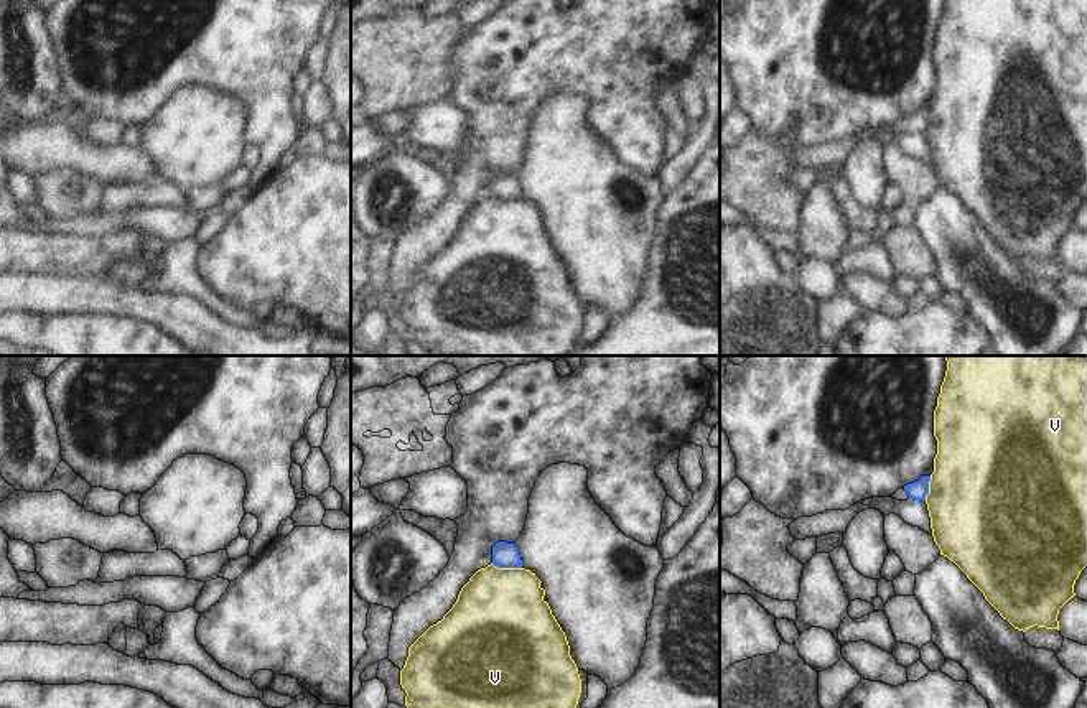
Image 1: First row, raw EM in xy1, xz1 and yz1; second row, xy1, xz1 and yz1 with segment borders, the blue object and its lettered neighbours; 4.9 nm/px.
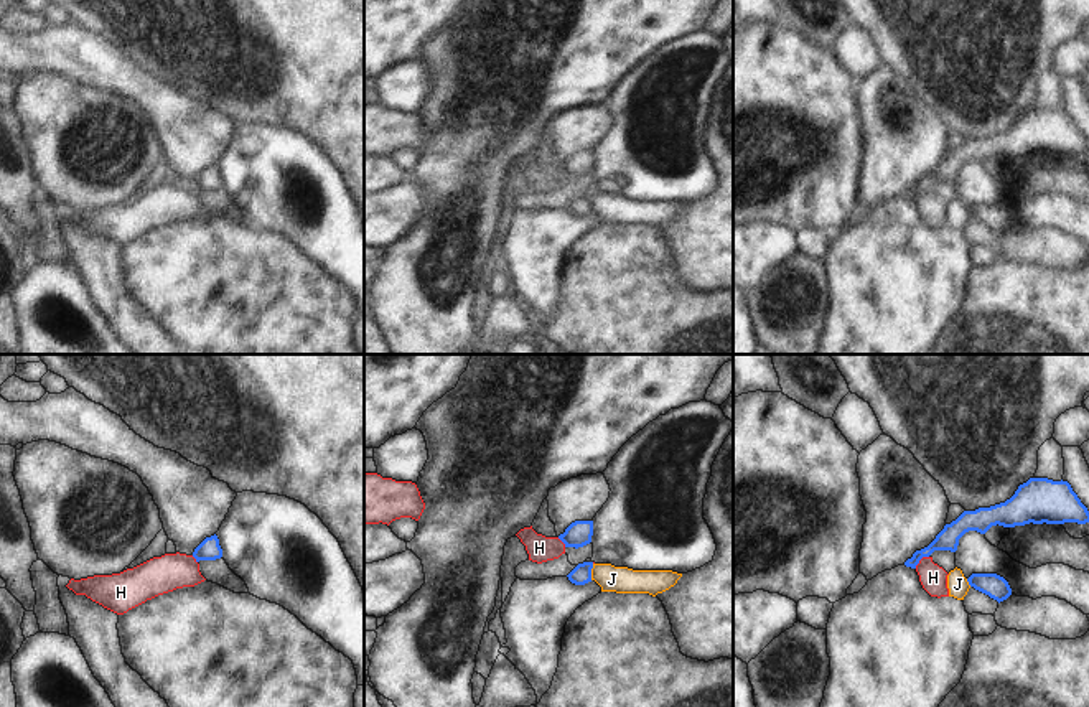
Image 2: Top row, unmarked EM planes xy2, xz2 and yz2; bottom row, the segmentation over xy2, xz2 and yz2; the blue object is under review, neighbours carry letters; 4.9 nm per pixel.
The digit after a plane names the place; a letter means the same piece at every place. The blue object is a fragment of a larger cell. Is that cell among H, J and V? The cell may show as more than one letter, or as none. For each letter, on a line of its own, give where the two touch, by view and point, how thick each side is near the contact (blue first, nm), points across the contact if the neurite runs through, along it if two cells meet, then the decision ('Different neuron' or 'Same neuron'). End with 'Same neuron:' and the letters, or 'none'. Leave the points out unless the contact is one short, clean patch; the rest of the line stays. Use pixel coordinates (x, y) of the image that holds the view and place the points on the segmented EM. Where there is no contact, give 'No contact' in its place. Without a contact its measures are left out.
H: Touches blue at yz2 (920, 559). Thickness 110 nm (blue) against 130 nm. Boundary: yz2 (928, 556), (915, 567). Different neuron
J: Touches blue at xz2 (590, 572). Thickness 100 nm (blue) against 130 nm. Boundary: xz2 (593, 564), (590, 579). Different neuron
V: Touches blue at xz1 (506, 567). Thickness 130 nm (blue) against 460 nm. Boundary: xz1 (491, 563), (521, 568). Different neuron
Same neuron: none

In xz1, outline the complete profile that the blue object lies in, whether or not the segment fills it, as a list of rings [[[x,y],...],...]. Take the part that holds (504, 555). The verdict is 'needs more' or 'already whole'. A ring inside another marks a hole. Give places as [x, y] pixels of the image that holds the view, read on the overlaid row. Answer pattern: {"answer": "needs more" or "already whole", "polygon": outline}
{"answer": "already whole", "polygon": [[[497,542],[492,547],[492,565],[497,568],[522,568],[517,547],[514,543]]]}

